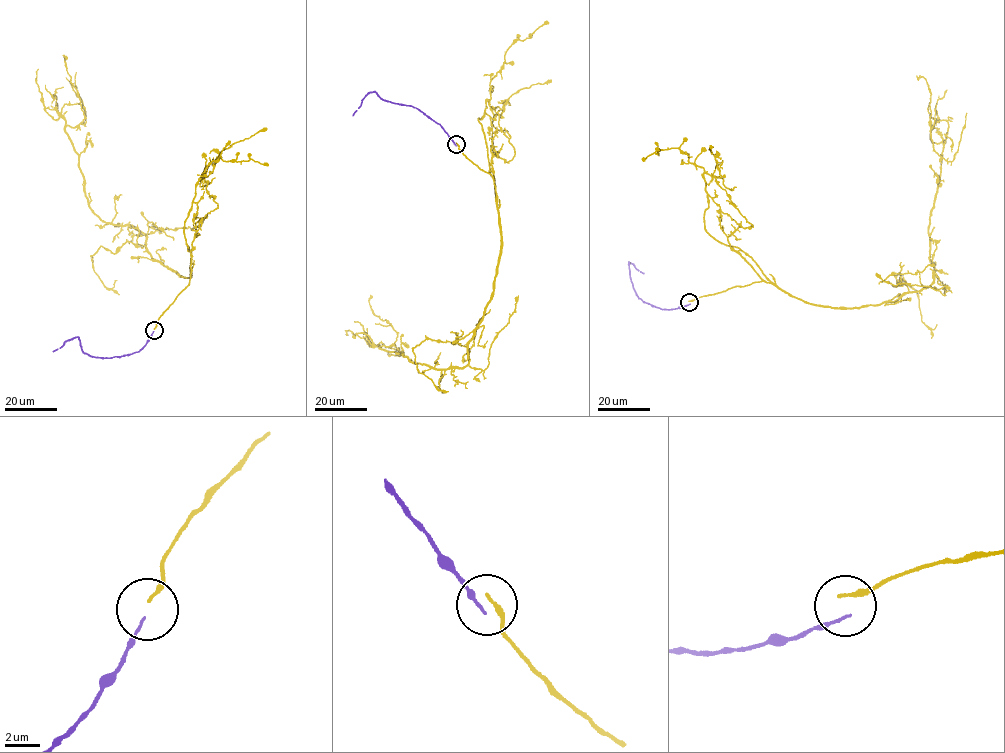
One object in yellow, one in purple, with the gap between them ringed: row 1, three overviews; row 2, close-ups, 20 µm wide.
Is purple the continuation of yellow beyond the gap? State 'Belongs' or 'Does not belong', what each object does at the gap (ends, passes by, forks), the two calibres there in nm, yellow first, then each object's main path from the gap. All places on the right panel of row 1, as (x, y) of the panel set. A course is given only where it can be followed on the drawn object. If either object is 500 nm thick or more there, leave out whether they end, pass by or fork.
Does not belong. At the ring yellow ends. At the ring purple ends. Thickness 180 nm (yellow) against 150 nm. Course of yellow: (689, 301), (765, 281), (808, 303), (856, 308), (928, 287), (942, 158), (930, 136), (928, 85), (916, 76). Course of purple: (690, 304), (667, 310), (643, 301), (633, 286), (628, 261), (644, 273)

